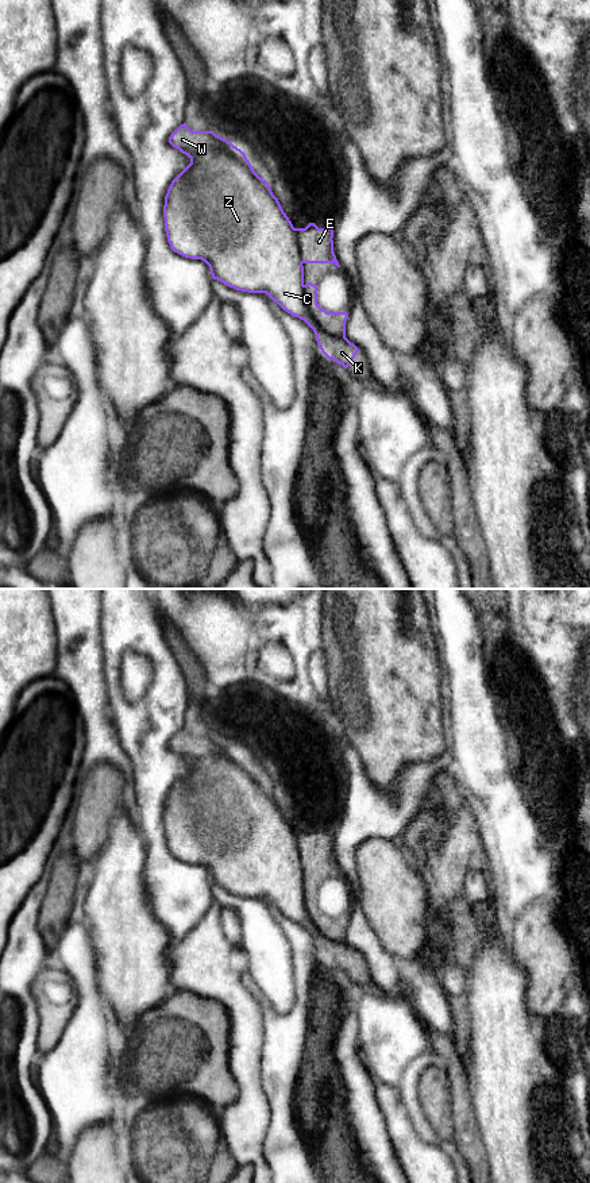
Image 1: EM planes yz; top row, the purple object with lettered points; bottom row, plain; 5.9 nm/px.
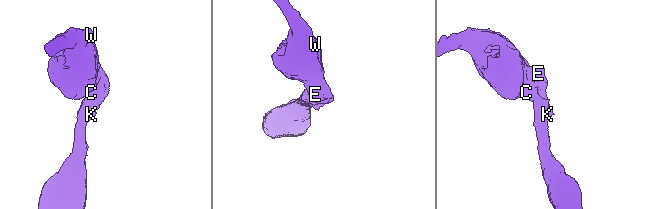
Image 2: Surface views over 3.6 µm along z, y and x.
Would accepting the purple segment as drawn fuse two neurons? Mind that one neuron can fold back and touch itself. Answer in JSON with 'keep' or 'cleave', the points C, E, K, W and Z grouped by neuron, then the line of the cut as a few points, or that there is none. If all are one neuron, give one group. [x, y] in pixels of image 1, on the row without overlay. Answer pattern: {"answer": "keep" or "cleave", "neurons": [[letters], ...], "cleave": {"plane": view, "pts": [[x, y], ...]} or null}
{"answer": "cleave", "neurons": [["C", "K", "W", "Z"], ["E"]], "cleave": {"plane": "yz", "pts": [[304, 890], [304, 902], [311, 921], [328, 939], [343, 941]]}}

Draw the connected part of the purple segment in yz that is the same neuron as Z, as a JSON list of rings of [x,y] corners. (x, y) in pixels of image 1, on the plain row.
[[[184,728],[171,737],[169,748],[190,763],[165,801],[165,836],[170,853],[185,863],[204,866],[212,883],[230,893],[266,898],[284,916],[304,925],[313,935],[321,957],[347,974],[359,955],[346,940],[328,940],[312,922],[296,833],[267,786],[254,777],[240,754],[213,736],[193,736]]]

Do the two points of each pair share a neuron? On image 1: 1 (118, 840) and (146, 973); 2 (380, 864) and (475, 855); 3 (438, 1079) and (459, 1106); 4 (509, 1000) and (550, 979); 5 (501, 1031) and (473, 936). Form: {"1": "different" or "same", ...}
{"1": "same", "2": "different", "3": "different", "4": "different", "5": "different"}

